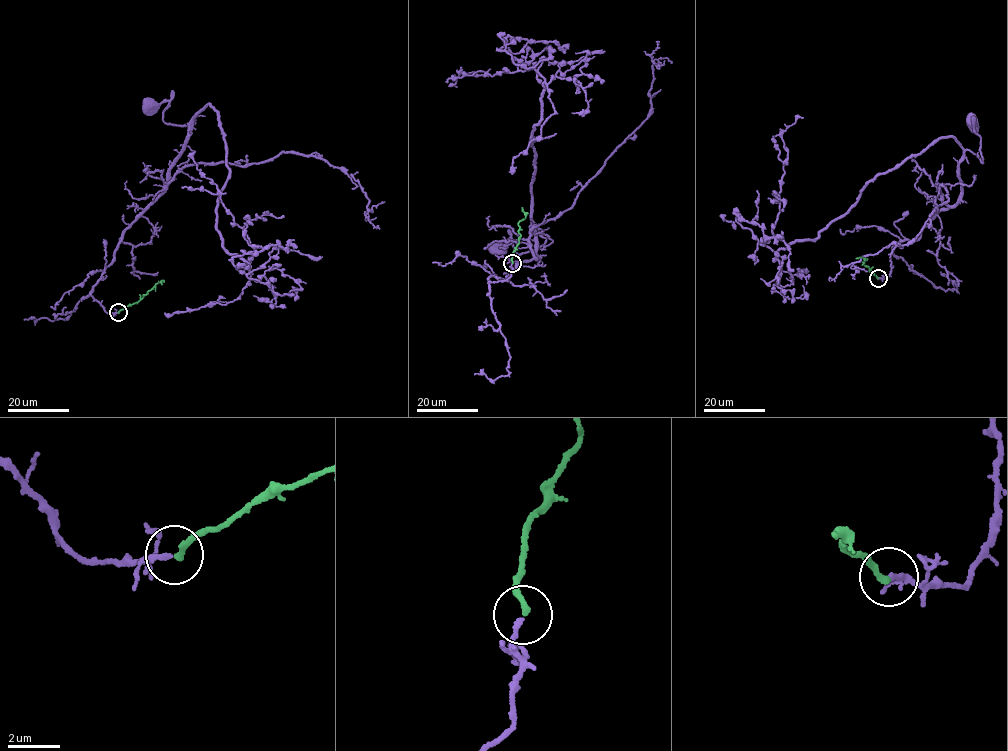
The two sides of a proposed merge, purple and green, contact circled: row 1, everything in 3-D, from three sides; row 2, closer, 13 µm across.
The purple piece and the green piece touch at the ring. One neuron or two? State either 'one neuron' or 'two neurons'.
one neuron

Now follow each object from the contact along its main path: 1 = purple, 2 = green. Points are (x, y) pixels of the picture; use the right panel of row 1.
1: (879, 278), (887, 278), (895, 245), (920, 237), (957, 201), (964, 151), (983, 162), (980, 136), (970, 122)
2: (878, 278), (862, 262), (866, 260), (855, 258)

